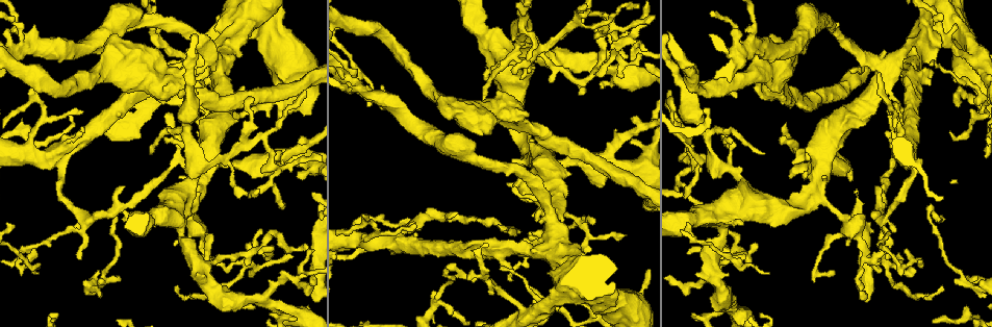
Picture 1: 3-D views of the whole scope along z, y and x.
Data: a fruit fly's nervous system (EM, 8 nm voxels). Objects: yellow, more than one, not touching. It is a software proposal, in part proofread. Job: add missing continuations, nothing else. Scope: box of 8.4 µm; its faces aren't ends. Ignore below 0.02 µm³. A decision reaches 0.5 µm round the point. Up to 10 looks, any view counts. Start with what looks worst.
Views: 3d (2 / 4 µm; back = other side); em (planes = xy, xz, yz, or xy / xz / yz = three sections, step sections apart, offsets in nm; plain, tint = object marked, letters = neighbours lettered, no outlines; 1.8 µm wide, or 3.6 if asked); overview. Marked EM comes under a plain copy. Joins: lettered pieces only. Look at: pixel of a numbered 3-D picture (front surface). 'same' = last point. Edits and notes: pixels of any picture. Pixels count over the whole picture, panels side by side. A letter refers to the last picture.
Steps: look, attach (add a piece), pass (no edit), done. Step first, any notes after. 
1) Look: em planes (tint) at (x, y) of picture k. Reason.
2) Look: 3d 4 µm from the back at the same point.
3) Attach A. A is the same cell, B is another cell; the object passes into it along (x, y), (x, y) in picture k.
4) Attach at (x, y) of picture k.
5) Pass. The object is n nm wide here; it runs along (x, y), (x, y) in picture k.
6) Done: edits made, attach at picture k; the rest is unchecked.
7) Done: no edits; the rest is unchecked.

Look: em planes (letters) at (716, 165) of picture 1. Abrupt turn.

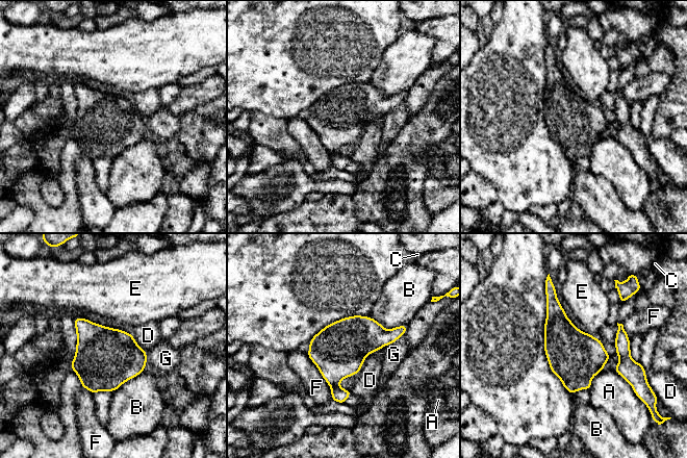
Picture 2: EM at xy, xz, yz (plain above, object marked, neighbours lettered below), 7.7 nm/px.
Pass. The object is 400 nm wide here; A, B, C, D, E, F and G are other cells; a border runs along (587, 332), (591, 335) in picture 2; none of them fits.

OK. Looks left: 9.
Look: 3d 2 µm from the back at (396, 245) of picture 1. Calibre changes.

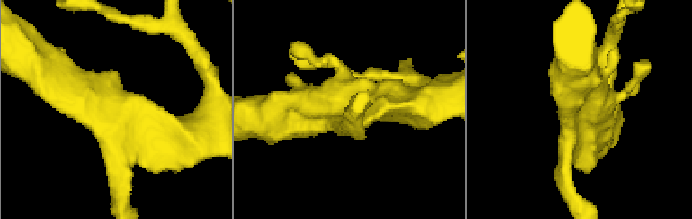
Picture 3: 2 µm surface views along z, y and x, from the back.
Look: em xz step 16 (tint) at (113, 112) of picture 3. Now the EM.

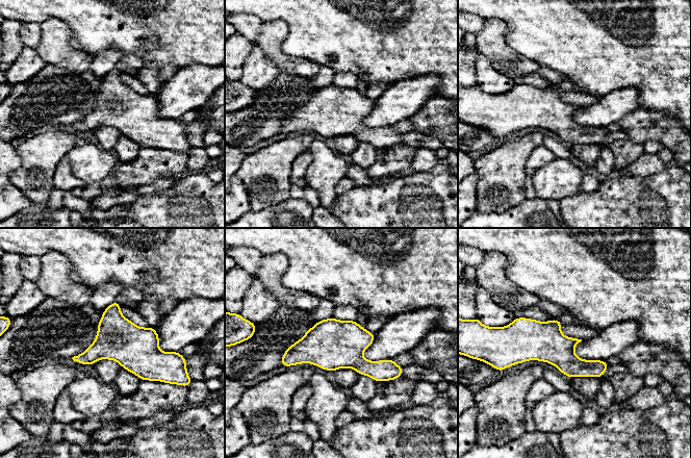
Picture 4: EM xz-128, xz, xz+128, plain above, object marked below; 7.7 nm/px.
Look: em planes (letters) at the same point.

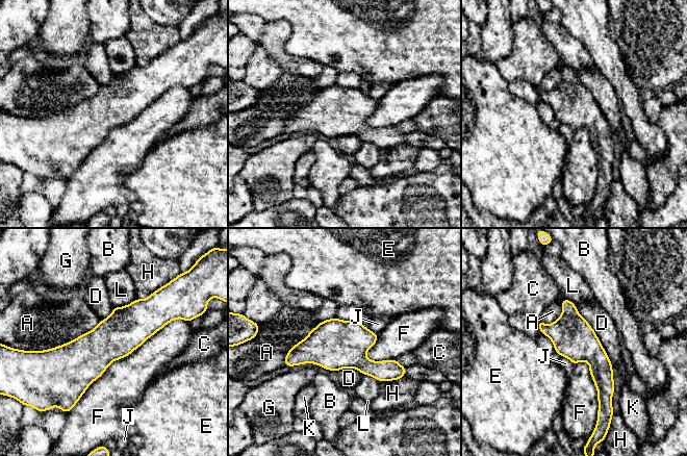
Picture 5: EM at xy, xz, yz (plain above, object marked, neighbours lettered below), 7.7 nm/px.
Pass. A, B, C, D, E, F, G, H, J, K and L are other cells; a border runs along (178, 318), (116, 359), (73, 406) in picture 5; no lettered piece goes on from it.

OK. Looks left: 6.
Look: em xy step 16 (tint) at (355, 85) of picture 1. Looks like a crossing.

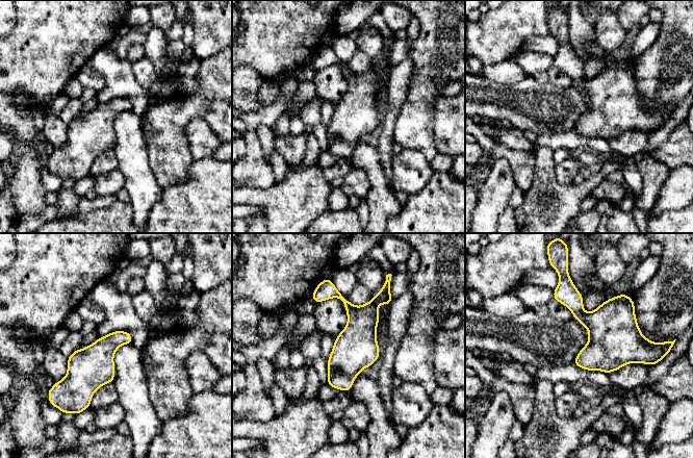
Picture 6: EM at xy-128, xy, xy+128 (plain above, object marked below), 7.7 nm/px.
Look: em planes (letters) at the same point. Another direction.

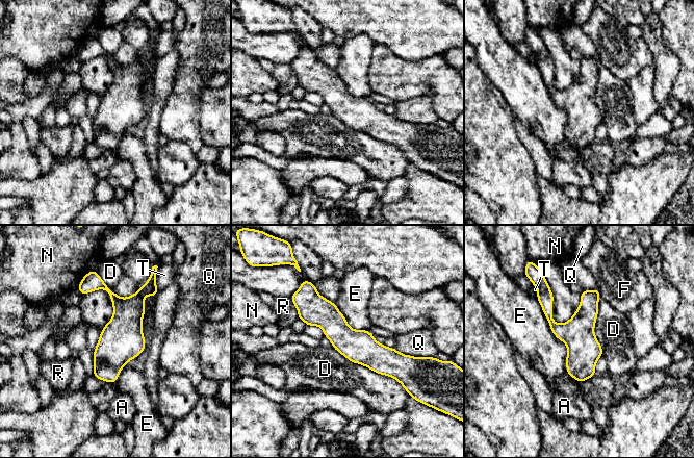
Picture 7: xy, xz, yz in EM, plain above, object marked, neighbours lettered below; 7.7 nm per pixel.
Pass. The longest contact is with E, 750 nm; A, D, E, F, N, Q, R and T are other cells; a border runs along (535, 297), (580, 383) in picture 7; none of them fits.

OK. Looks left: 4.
Look: em 3.6 µm planes (letters) at (498, 118) of picture 1. Free end.

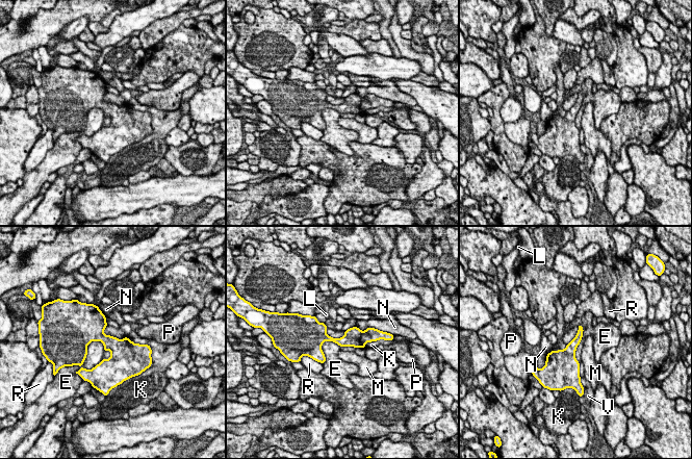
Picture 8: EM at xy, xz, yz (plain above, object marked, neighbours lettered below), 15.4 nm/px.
Pass. E, K, L, M, N, P, R and V are other cells; it runs along (372, 336), (312, 341) in picture 8; none of them fits.

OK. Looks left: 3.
Done: no edits; the rest is unchecked.

